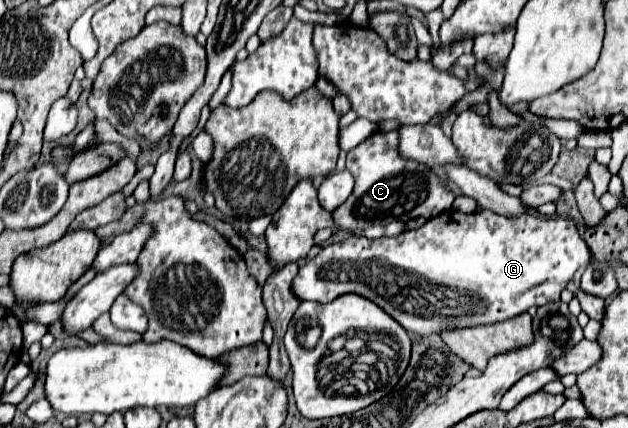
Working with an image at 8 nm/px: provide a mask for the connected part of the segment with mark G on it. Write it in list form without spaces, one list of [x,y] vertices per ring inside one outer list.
[[[484,209],[482,213],[470,213],[464,215],[460,211],[444,211],[442,215],[428,219],[424,227],[414,229],[414,231],[404,231],[396,237],[380,237],[380,239],[366,239],[366,237],[346,237],[340,243],[332,243],[328,247],[324,247],[314,259],[310,259],[306,265],[300,267],[298,275],[292,281],[292,293],[294,297],[298,297],[300,301],[316,301],[316,303],[330,303],[340,295],[346,293],[356,293],[362,295],[370,301],[374,301],[380,309],[384,309],[392,319],[396,319],[406,331],[412,331],[416,335],[436,335],[444,329],[464,329],[464,327],[476,327],[476,325],[490,325],[490,323],[500,323],[506,319],[512,319],[520,313],[524,313],[530,307],[540,307],[552,301],[560,299],[562,289],[566,287],[566,283],[574,277],[574,273],[578,271],[580,265],[588,265],[590,263],[590,249],[586,245],[586,241],[580,237],[576,225],[572,219],[564,219],[564,217],[534,217],[534,215],[518,215],[518,217],[504,217],[504,215],[496,215],[488,209]]]

